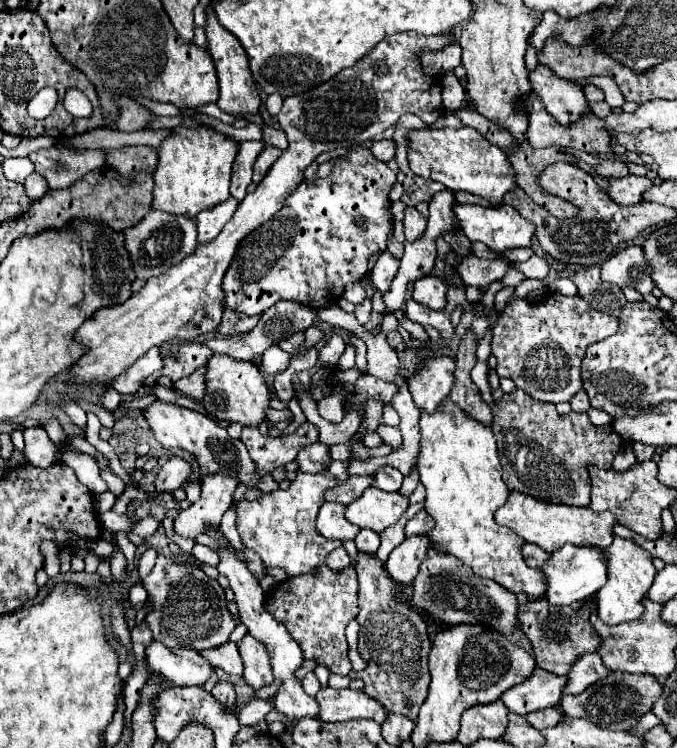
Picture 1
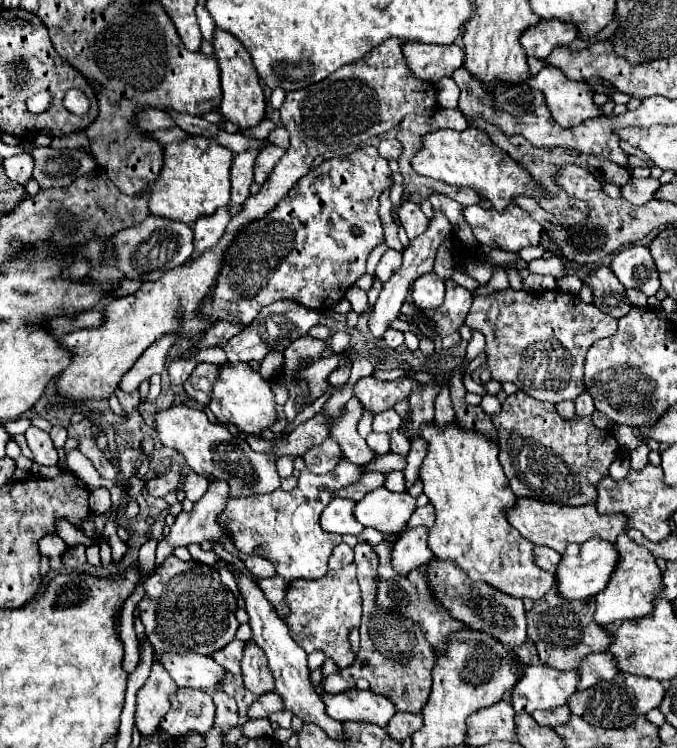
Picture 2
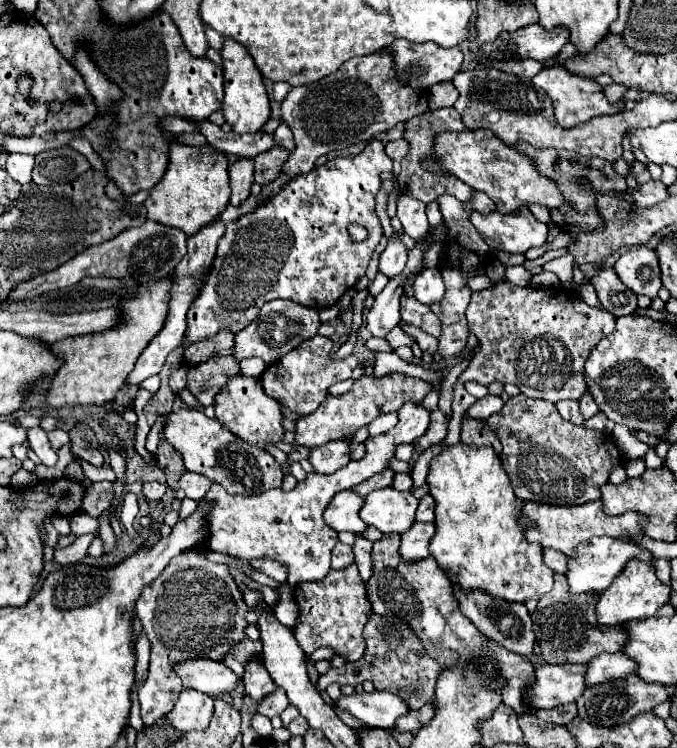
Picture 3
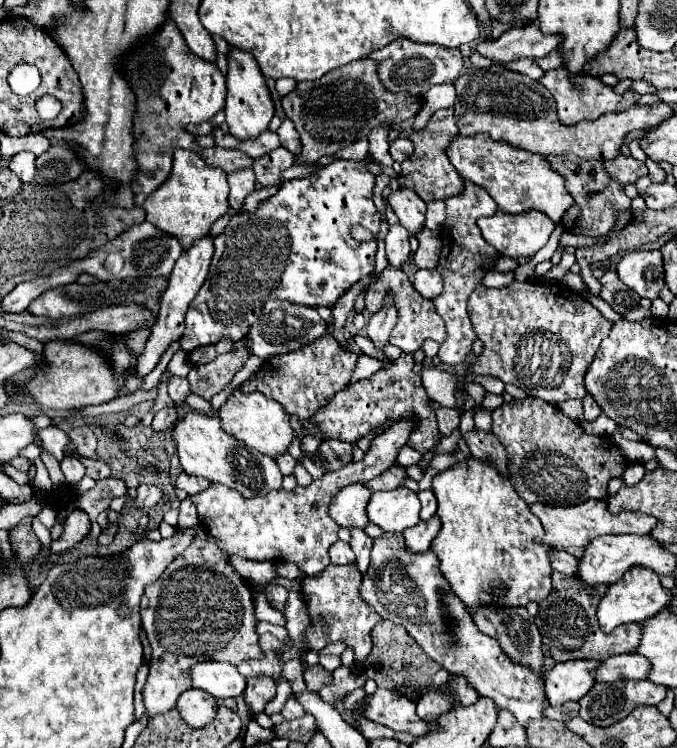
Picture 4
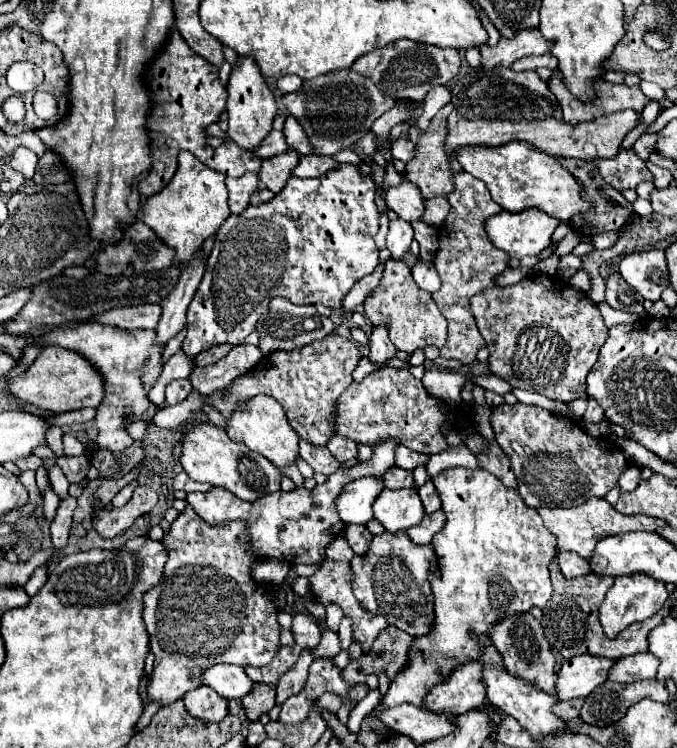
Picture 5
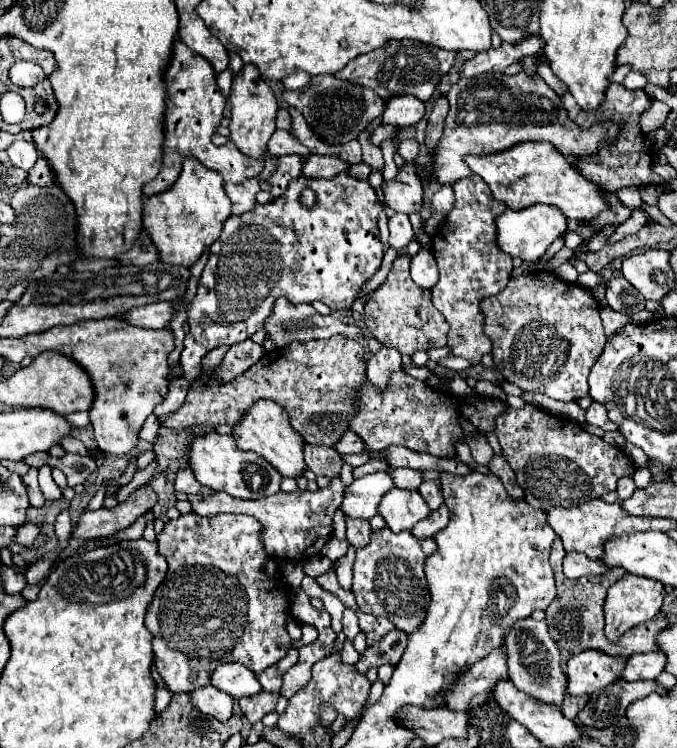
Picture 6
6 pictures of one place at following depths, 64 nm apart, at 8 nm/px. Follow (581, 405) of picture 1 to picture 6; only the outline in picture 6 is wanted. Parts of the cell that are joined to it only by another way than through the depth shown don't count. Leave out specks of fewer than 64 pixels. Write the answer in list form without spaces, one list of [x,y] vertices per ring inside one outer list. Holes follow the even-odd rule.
[[[592,402],[590,408],[586,410],[586,422],[594,424],[594,426],[600,426],[605,432],[616,431],[618,429],[616,424],[611,422],[608,416],[606,416],[604,406],[600,406],[598,402]]]

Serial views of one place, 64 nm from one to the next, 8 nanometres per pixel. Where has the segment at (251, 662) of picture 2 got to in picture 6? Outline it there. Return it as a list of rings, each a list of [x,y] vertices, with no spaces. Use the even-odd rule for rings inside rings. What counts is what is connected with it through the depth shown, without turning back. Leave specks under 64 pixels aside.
[[[262,690],[260,694],[254,694],[254,696],[244,696],[240,698],[240,708],[242,708],[242,714],[248,718],[248,722],[260,722],[264,718],[264,714],[272,712],[276,702],[278,702],[278,694],[276,692],[266,692]]]

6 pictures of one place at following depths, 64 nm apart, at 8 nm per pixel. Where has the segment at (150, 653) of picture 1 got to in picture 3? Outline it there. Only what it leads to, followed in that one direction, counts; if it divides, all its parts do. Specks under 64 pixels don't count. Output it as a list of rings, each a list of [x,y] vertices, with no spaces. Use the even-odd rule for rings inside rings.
[[[204,658],[192,662],[178,662],[176,666],[172,666],[172,670],[176,670],[176,674],[180,676],[184,688],[192,688],[214,698],[232,692],[240,682],[240,678],[228,666]]]

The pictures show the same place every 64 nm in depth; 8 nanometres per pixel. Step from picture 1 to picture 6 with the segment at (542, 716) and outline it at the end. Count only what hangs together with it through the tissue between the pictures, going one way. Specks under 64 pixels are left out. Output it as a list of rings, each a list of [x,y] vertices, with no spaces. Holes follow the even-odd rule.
[[[588,694],[586,696],[566,696],[564,702],[562,702],[562,706],[560,706],[560,712],[564,716],[568,716],[570,720],[574,720],[576,714],[582,710],[582,706],[588,702],[588,698],[590,698]]]

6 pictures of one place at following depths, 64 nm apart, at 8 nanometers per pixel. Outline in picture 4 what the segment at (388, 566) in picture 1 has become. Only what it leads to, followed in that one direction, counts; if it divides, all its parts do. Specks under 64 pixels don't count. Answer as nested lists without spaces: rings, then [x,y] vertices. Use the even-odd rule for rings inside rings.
[[[434,516],[426,522],[418,522],[416,526],[404,530],[404,544],[408,546],[408,552],[414,554],[426,552],[438,532],[440,532],[440,520],[438,516]]]

